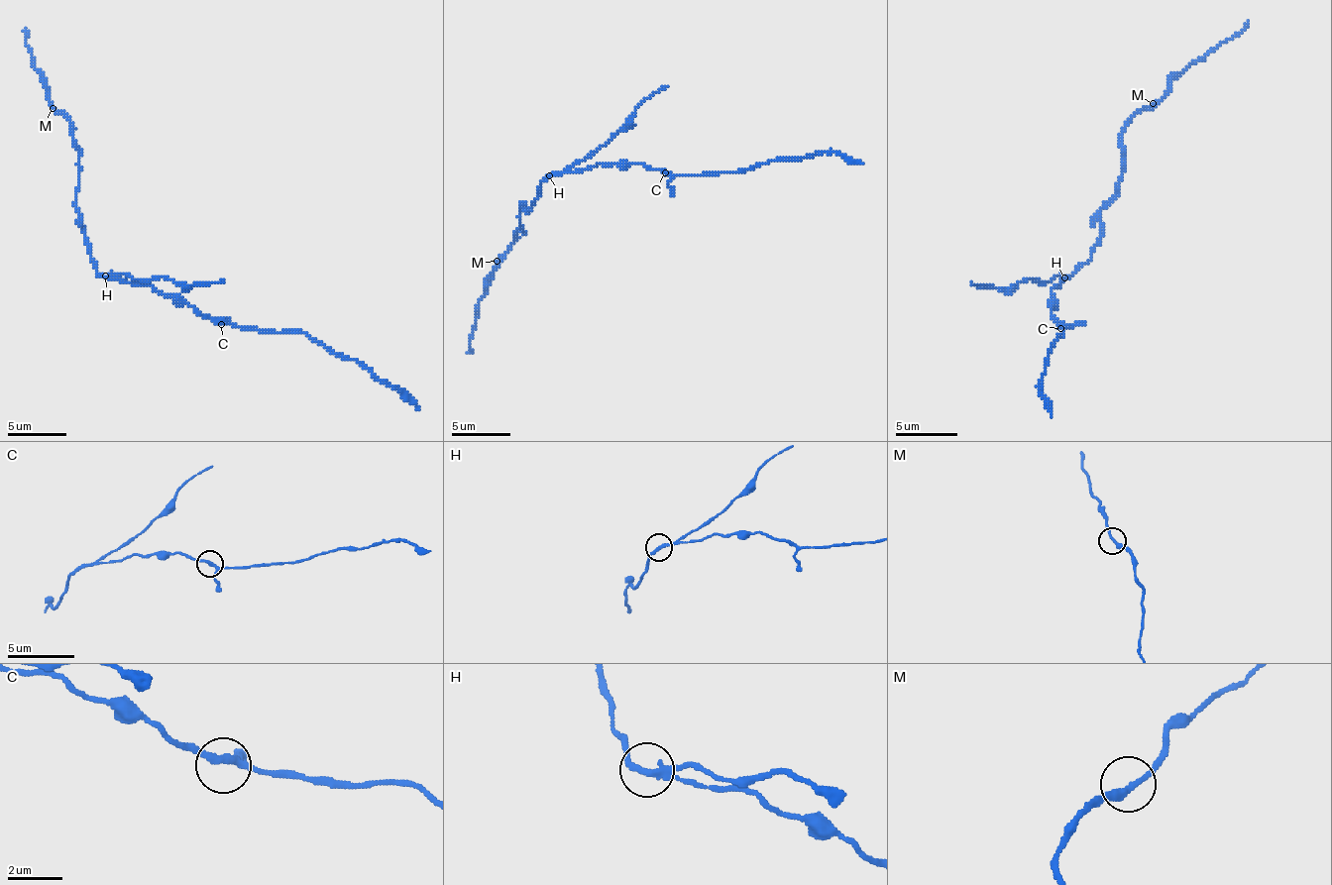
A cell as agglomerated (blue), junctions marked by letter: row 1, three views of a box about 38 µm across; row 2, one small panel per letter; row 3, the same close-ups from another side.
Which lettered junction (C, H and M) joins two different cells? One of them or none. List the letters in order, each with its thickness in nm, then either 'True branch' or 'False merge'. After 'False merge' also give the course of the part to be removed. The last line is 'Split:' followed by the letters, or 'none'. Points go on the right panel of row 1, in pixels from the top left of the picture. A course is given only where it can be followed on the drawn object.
C: Thickness 190 nm. True branch
H: Thickness 200 nm. False merge. Course of the part to remove: (1063, 278), (1057, 276), (1045, 281), (1024, 278), (1008, 287), (983, 287), (971, 281)
M: Thickness 240 nm. True branch
Split: H

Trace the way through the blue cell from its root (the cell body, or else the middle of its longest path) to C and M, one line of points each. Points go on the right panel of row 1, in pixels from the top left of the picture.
C: (1063, 281), (1052, 291), (1052, 312), (1060, 328)
M: (1063, 281), (1091, 257), (1091, 248), (1100, 236), (1100, 208), (1116, 192), (1122, 174), (1122, 128), (1153, 103)

